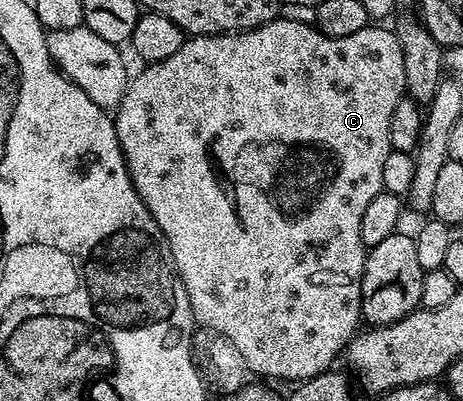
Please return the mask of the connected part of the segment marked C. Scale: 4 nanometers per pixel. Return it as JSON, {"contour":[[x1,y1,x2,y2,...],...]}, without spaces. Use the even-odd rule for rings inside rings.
{"contour":[[274,19,241,33,190,36,182,40,179,51,175,51,171,59,146,64,145,70,130,80,123,99,115,110,113,126,119,139,119,147,125,156,129,178,139,199,143,199,149,214,155,219,155,223,159,223,159,231,163,231,171,247,181,287,187,291,187,299,191,303,194,322,202,330,225,336,244,359,246,370,250,374,263,376,260,377,263,379,271,377,300,383,325,373,334,366,333,361,339,353,342,354,348,348,362,324,361,280,367,250,363,238,359,236,361,220,367,203,371,203,375,195,383,192,383,162,387,160,391,148,389,118,397,104,406,96,403,47,399,47,399,39,392,28,380,29,377,25,380,24,370,23,363,31,355,31,355,35,328,37,313,25],[205,151,217,151,217,175,209,169],[217,177,225,187,227,201,217,189],[236,214,251,239,251,255,247,261,251,269,245,267,241,275,239,267,235,267,233,271,233,265,237,265,233,263,233,216]]}

